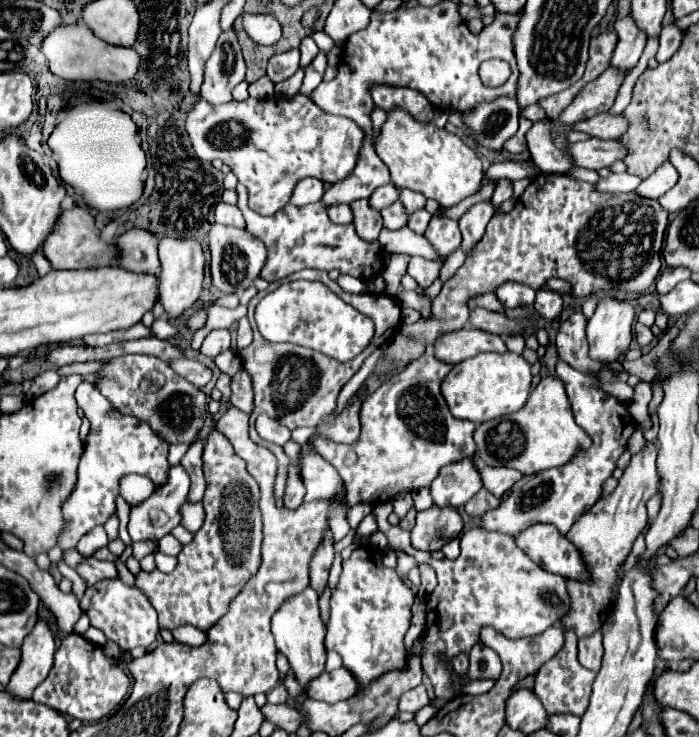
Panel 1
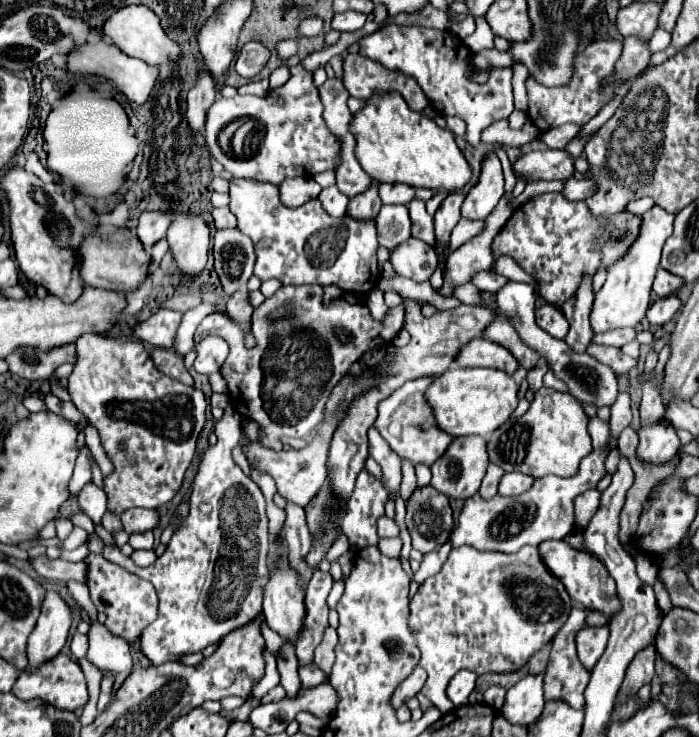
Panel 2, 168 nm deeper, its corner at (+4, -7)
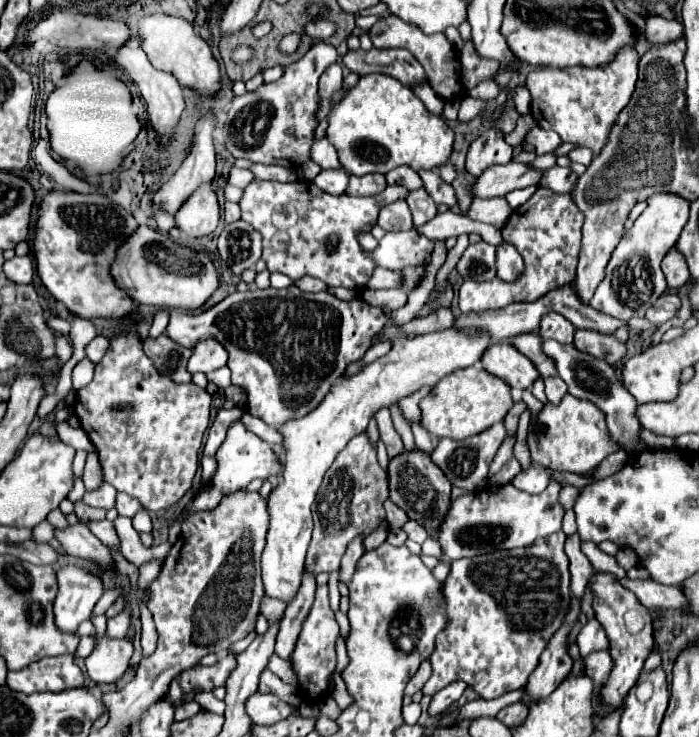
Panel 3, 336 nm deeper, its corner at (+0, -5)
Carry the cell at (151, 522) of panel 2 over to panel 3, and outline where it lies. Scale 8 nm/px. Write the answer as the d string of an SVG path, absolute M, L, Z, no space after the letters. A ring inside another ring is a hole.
M118 493L118 497L116 497L116 509L118 509L118 515L132 519L142 507L138 505L138 501L134 501L134 497L126 497L124 493Z

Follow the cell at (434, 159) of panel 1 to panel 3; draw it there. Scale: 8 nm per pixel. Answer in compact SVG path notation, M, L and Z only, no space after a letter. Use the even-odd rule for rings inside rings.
M388 75L360 77L356 87L334 107L326 135L338 149L342 165L352 175L382 173L408 165L414 171L432 171L450 161L454 131L438 115L432 115L410 87Z

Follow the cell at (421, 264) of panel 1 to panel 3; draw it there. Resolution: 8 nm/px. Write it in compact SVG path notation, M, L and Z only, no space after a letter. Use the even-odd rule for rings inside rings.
M416 229L402 231L402 233L386 233L378 247L370 253L380 267L388 271L401 271L406 267L422 265L430 259L434 251L434 241L418 233Z

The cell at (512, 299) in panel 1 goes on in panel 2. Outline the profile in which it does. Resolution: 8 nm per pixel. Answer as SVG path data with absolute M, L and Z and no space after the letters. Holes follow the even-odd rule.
M478 271L476 275L472 275L470 281L472 281L478 289L482 289L482 291L498 293L500 287L506 283L506 277L494 273L494 271Z

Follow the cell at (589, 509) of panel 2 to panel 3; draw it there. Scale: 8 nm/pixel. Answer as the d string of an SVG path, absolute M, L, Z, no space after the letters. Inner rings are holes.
M566 485L566 487L560 491L560 503L562 503L562 507L564 507L566 511L570 511L570 509L574 507L576 499L578 499L578 489L576 489L574 485Z

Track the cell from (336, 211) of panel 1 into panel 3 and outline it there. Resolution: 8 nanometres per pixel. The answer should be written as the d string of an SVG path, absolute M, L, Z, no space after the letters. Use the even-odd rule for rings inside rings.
M326 169L326 171L320 171L320 175L316 175L314 183L322 191L326 191L334 197L340 197L340 195L346 193L346 187L348 187L348 173L344 169L340 169L340 171Z

